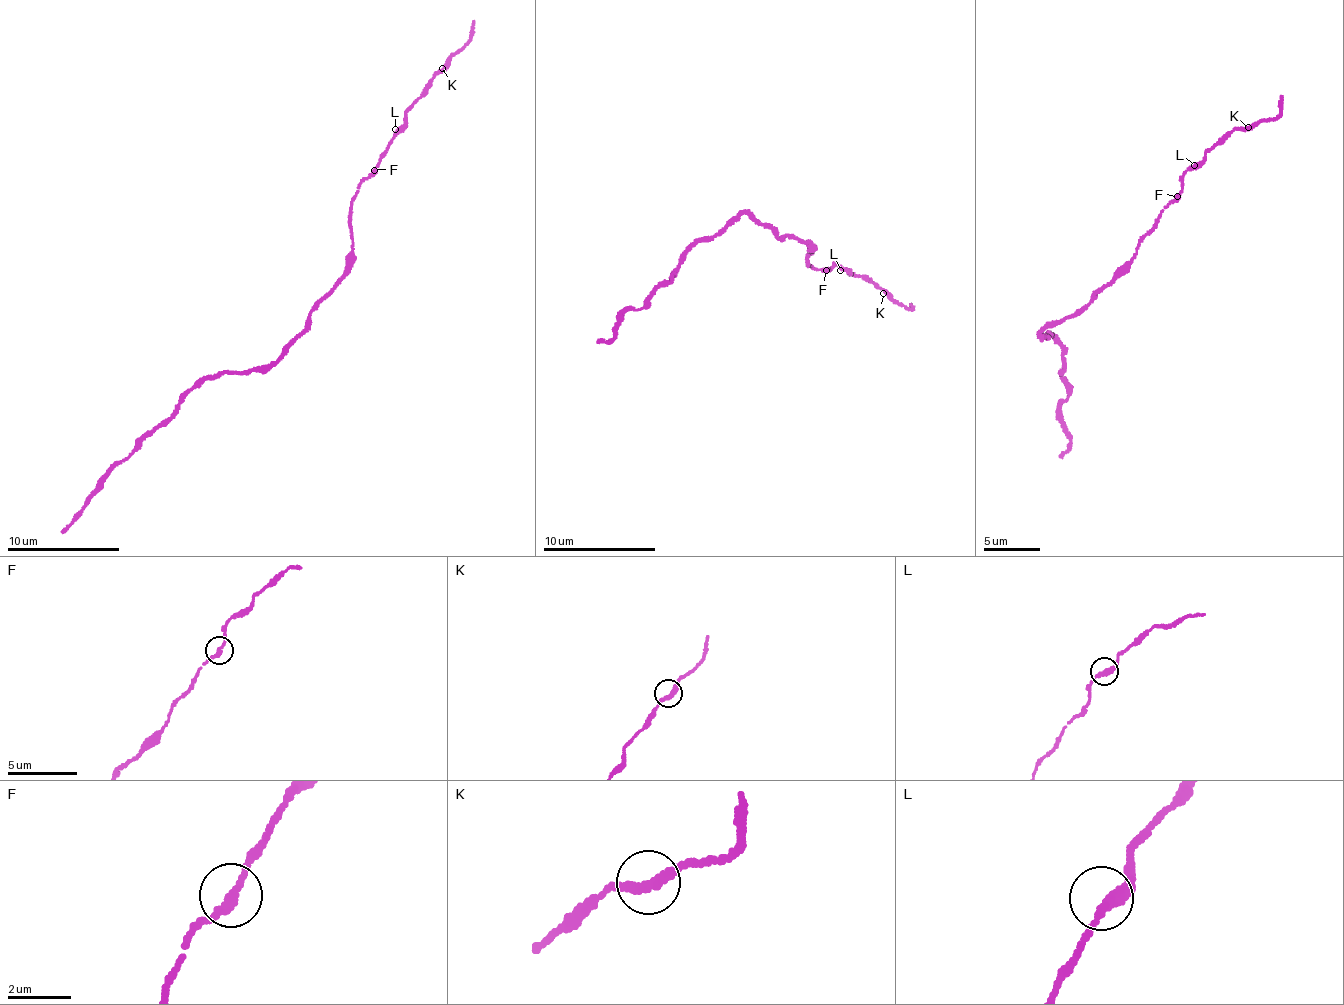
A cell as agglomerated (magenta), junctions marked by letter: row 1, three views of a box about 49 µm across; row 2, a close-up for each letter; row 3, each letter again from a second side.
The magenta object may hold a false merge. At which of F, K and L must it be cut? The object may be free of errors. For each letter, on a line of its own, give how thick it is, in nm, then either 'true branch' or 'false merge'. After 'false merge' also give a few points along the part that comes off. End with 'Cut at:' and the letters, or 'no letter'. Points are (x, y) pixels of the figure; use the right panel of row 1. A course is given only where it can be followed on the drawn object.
F: 280 nm thick; true branch
K: 300 nm thick; true branch
L: 320 nm thick; true branch
Cut at: no letter

